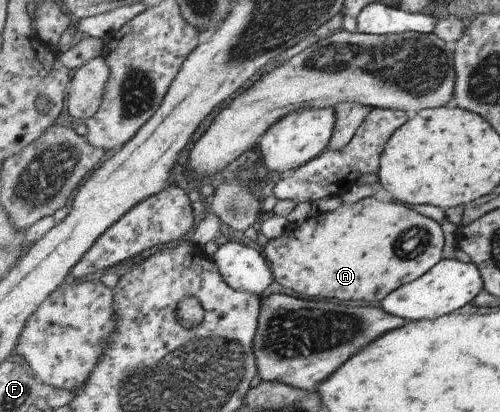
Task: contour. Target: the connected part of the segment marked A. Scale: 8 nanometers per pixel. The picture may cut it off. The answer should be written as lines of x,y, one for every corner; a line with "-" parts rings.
372,195
353,204
342,204
333,211
314,213
293,230
292,236
268,240
263,251
271,263
275,280
300,296
338,298
344,302
382,302
392,291
418,280
441,262
444,239
442,225
436,220
402,203
387,202
381,195

